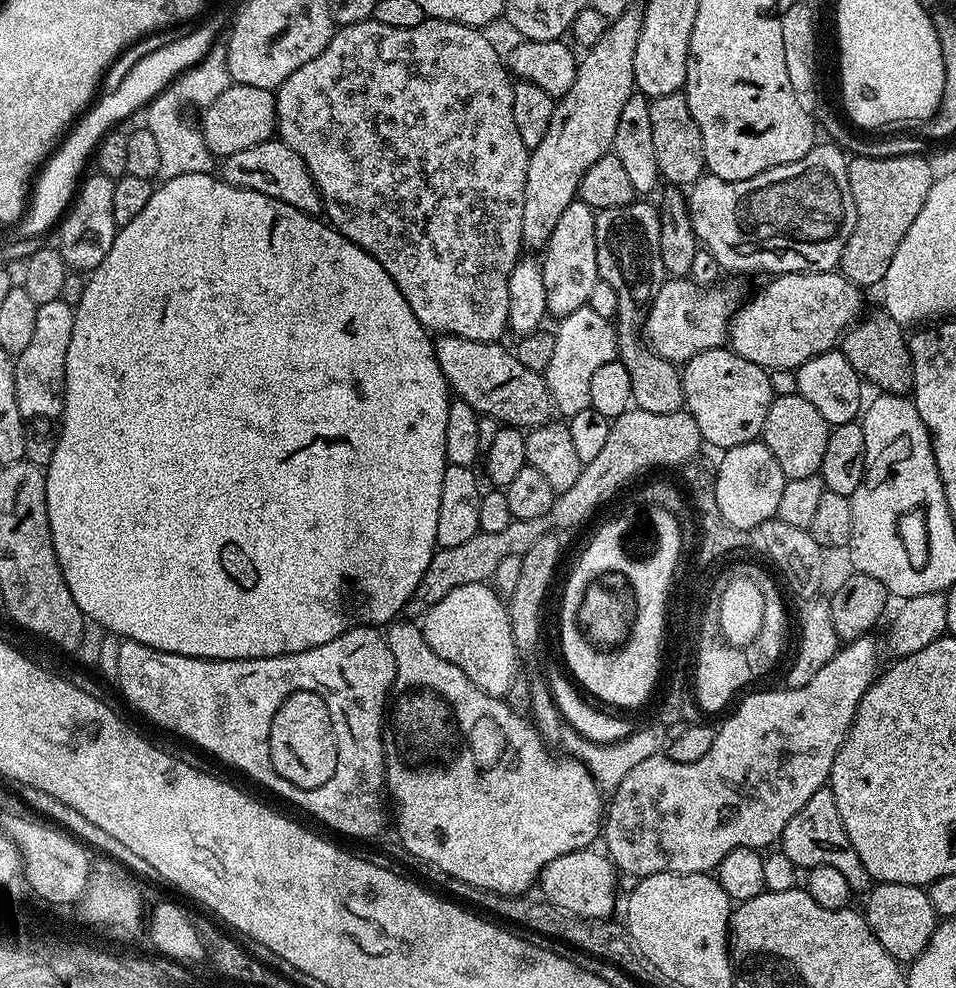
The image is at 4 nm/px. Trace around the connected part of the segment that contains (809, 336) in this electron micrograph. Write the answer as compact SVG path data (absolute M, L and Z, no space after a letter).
M839 271L785 272L769 280L749 304L737 307L728 330L732 351L762 369L801 368L810 358L833 351L844 333L861 319L861 289Z

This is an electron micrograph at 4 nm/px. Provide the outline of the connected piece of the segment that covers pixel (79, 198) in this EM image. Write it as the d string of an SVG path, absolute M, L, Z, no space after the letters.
M103 174L85 175L67 212L58 224L60 241L58 247L64 265L69 270L76 268L83 274L91 273L110 254L110 246L114 242L118 225L114 222L114 186L116 181Z

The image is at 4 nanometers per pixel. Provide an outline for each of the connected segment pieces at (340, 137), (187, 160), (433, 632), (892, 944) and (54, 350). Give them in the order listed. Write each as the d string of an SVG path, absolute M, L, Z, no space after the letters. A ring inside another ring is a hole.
M425 18L410 30L382 26L377 20L363 20L357 24L337 27L330 42L318 58L310 58L306 66L298 66L286 82L275 89L278 136L294 154L306 162L320 192L322 212L327 223L337 228L350 242L370 254L394 278L394 286L402 290L402 298L410 302L414 318L432 334L470 338L478 342L496 342L508 328L508 287L510 274L522 256L522 202L530 149L519 137L514 121L513 77L505 57L484 37L479 28L459 24L453 20ZM452 104L472 104L472 108L452 108Z
M213 46L208 49L208 55L193 68L188 69L180 76L176 77L164 91L159 92L152 101L146 105L148 120L146 126L150 134L158 141L158 151L162 166L160 176L167 178L170 176L181 176L182 174L206 174L212 172L217 167L217 157L212 155L212 151L206 146L204 136L195 123L188 124L184 117L184 108L197 108L203 110L208 107L222 90L226 90L232 83L230 70L224 64L226 54L224 48Z
M491 583L463 584L450 590L423 613L422 631L424 641L438 658L446 658L446 662L458 666L458 670L465 672L470 682L486 694L504 698L518 679L518 653L510 630L508 609L501 593Z
M902 882L877 883L875 887L867 893L868 901L865 902L864 908L862 907L862 915L867 920L874 938L882 942L882 950L886 950L886 954L893 956L897 962L918 959L922 950L926 950L938 923L927 891L921 885Z
M61 298L46 302L36 309L34 334L14 363L14 394L18 396L18 410L25 421L48 420L59 417L64 410L64 379L66 378L66 346L74 334L75 307Z

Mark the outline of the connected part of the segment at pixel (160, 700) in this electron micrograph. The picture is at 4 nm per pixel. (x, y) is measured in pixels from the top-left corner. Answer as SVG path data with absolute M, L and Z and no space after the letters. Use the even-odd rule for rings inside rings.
M361 626L352 628L349 632L343 632L338 638L334 638L330 642L326 642L322 646L314 646L310 650L302 650L294 654L286 654L285 656L271 656L270 658L250 658L249 660L200 660L197 656L179 656L178 654L170 654L169 652L159 652L156 648L151 648L145 644L139 644L133 640L124 640L118 650L118 670L115 679L120 680L120 688L124 691L124 696L145 716L148 720L153 720L160 728L165 728L168 732L177 732L184 740L189 740L192 744L197 744L204 752L209 752L212 756L217 756L224 764L229 764L232 768L237 768L240 772L245 772L252 780L257 780L264 788L269 788L272 792L277 792L285 802L291 801L292 796L297 793L297 788L286 780L282 780L276 775L274 766L271 764L270 758L270 726L271 720L274 718L278 702L282 701L287 693L294 691L312 691L318 693L329 706L329 710L334 710L334 714L344 716L344 718L354 718L348 722L354 722L360 728L368 728L368 730L360 730L365 734L374 733L378 720L378 712L386 712L386 705L390 700L392 683L396 677L396 667L394 666L394 654L390 654L390 646L383 631L377 630L372 626ZM344 698L350 698L348 706L346 702L342 702ZM358 704L362 706L362 712L350 716L344 708L358 708Z

